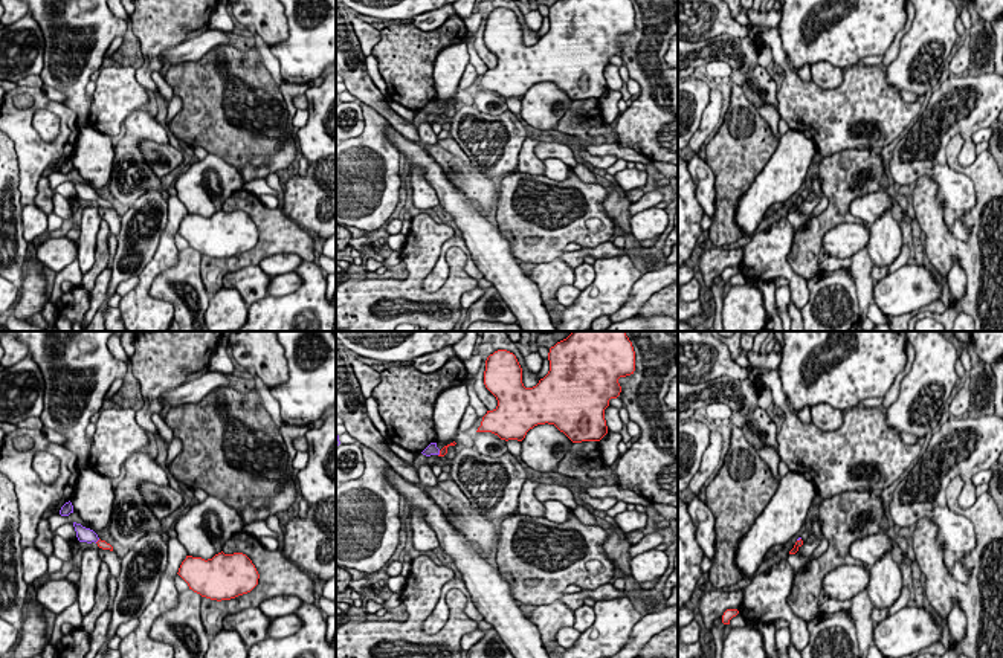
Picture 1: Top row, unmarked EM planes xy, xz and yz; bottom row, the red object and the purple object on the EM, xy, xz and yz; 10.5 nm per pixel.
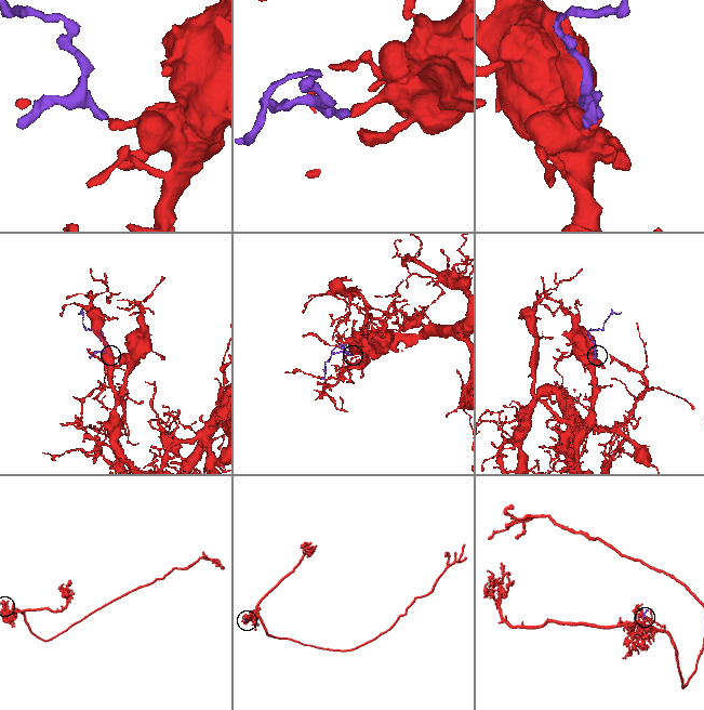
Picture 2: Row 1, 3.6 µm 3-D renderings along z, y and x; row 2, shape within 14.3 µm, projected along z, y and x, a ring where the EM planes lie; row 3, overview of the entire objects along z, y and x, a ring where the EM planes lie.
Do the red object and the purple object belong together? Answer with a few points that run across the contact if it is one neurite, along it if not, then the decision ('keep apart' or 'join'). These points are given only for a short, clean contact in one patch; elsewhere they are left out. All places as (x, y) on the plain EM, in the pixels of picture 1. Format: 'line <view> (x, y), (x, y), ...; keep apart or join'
line xz (443, 109), (440, 112), (431, 107); join

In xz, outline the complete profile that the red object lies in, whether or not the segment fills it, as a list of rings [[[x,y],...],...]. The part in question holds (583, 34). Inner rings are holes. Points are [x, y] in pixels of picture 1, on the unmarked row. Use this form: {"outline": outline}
{"outline": [[[557,0],[548,11],[550,29],[533,46],[522,41],[522,26],[516,14],[498,8],[485,18],[484,43],[496,55],[498,64],[487,69],[476,90],[492,90],[501,98],[522,99],[537,82],[554,82],[572,101],[600,99],[608,92],[605,67],[621,50],[620,35],[634,32],[632,0]]]}

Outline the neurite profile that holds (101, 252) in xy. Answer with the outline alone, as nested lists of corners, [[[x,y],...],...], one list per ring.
[[[102,218],[101,227],[96,235],[96,249],[95,249],[95,264],[89,272],[82,275],[82,282],[81,285],[92,293],[92,290],[96,287],[96,279],[101,275],[102,270],[107,269],[108,266],[108,237],[110,237],[110,226],[108,223]]]

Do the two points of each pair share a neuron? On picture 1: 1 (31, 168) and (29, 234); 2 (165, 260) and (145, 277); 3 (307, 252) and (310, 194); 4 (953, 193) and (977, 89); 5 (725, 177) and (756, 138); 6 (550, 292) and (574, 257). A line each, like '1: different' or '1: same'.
1: different
2: same
3: different
4: same
5: same
6: different

